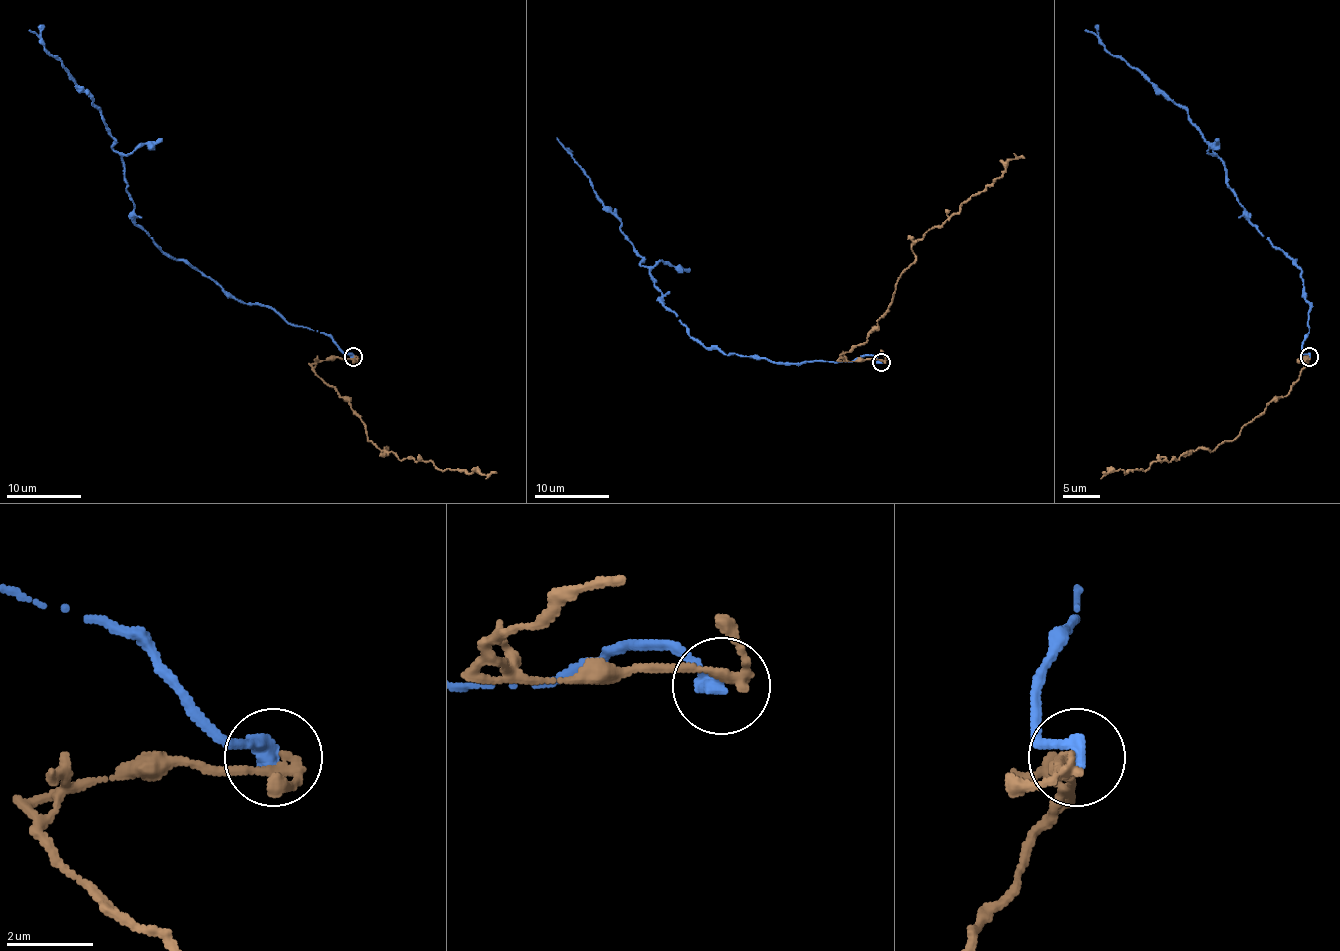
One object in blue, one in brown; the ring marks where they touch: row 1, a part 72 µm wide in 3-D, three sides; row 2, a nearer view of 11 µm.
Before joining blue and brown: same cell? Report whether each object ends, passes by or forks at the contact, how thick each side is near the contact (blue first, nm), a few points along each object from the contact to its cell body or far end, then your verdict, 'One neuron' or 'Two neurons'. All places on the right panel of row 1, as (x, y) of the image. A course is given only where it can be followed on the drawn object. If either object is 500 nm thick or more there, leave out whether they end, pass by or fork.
At the ring blue ends. At the ring brown passes by. Thickness 400 nm (blue) against 200 nm. Course of blue: (1308, 357), (1303, 340), (1310, 305), (1301, 271), (1251, 223), (1228, 185), (1225, 163), (1187, 113), (1085, 29). Course of brown: (1308, 357), (1288, 392), (1277, 396), (1232, 441), (1157, 461), (1144, 471), (1105, 472). Two neurons

